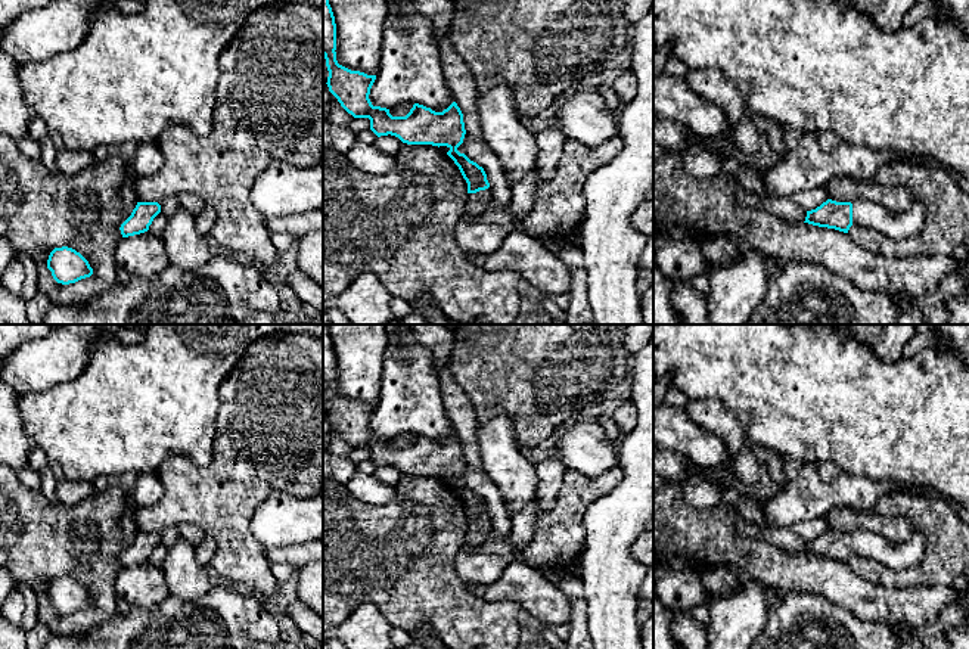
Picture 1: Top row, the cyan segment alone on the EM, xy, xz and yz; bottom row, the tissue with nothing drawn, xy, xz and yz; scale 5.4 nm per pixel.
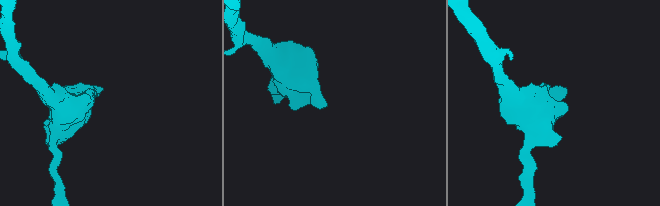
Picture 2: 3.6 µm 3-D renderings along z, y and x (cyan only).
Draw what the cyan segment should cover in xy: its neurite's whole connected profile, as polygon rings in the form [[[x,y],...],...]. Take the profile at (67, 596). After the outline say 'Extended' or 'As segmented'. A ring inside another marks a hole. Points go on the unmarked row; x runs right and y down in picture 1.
[[[68,577],[55,578],[50,583],[47,599],[52,602],[53,609],[62,615],[75,614],[93,605],[88,591]]]. As segmented

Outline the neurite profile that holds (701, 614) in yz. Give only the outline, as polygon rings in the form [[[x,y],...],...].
[[[698,605],[687,611],[687,614],[698,621],[701,625],[706,627],[709,622],[708,605]]]

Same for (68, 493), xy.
[[[65,479],[56,485],[56,497],[59,504],[71,507],[93,494],[93,484],[75,479]]]

